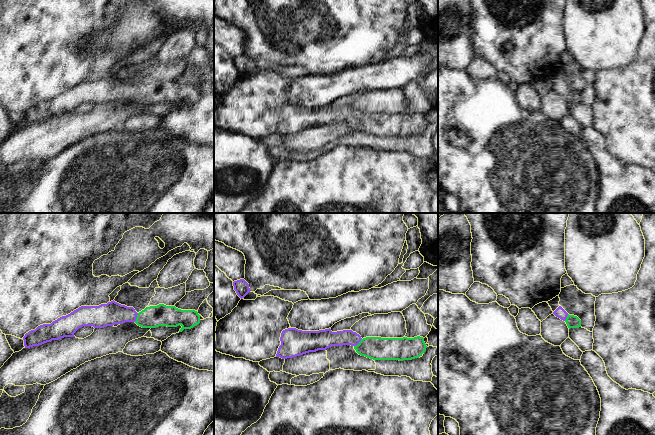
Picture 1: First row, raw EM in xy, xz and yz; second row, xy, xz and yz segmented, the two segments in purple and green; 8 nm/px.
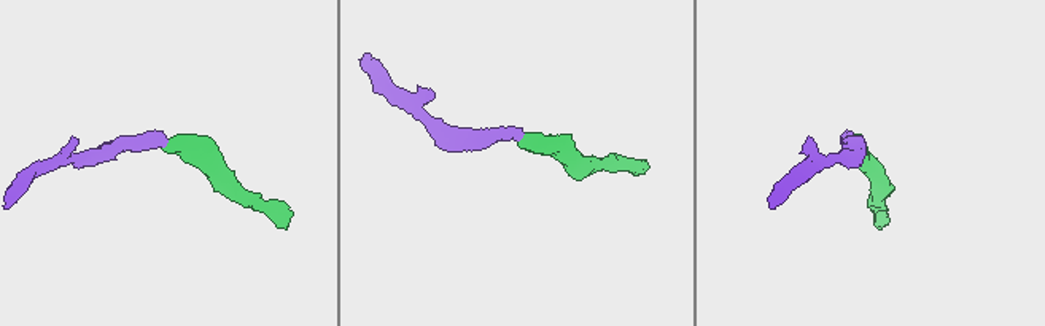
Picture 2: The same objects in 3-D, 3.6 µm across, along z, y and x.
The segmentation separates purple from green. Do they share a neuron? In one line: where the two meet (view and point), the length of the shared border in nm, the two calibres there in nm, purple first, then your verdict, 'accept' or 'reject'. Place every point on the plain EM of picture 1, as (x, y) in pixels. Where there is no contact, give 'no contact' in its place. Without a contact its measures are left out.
xz (358, 119) | 90 nm | 130/190 nm | accept

